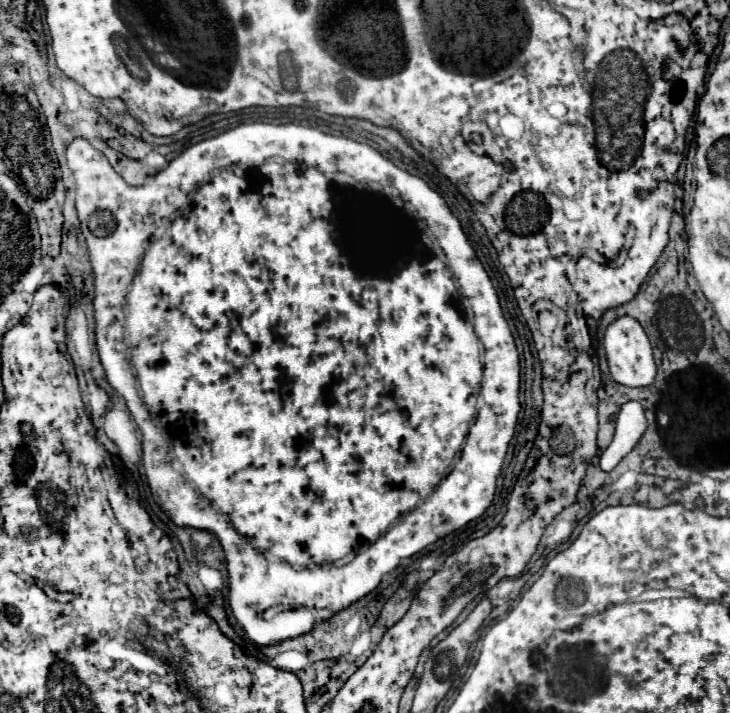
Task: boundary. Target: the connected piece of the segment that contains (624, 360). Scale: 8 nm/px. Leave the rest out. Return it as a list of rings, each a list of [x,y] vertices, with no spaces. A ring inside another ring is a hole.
[[[620,317],[616,319],[604,335],[604,349],[606,349],[606,359],[608,367],[612,373],[612,379],[616,383],[622,383],[626,387],[646,387],[654,381],[656,377],[656,363],[652,357],[652,345],[640,327],[640,323],[632,317]]]

